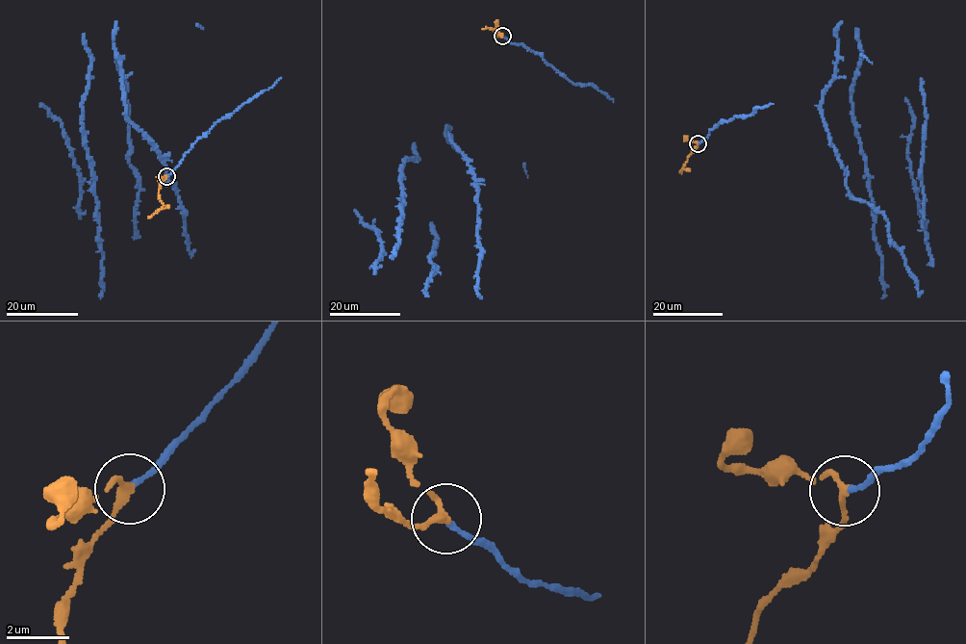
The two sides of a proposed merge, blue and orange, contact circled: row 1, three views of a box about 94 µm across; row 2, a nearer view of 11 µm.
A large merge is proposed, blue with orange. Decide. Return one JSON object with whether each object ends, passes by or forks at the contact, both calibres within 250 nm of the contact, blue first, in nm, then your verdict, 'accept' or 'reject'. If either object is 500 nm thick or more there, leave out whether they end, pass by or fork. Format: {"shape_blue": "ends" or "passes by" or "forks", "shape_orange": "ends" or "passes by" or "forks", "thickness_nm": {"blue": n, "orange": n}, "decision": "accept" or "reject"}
{"shape_blue": "ends", "shape_orange": "ends", "thickness_nm": {"blue": 150, "orange": 320}, "decision": "accept"}

